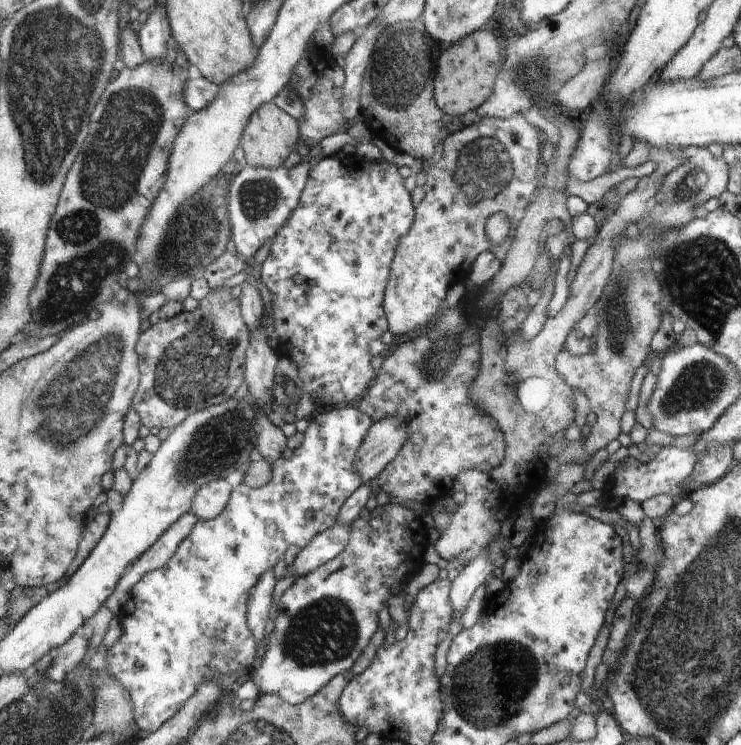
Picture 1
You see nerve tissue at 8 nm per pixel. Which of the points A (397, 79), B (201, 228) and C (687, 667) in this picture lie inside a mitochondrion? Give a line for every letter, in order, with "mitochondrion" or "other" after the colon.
A: mitochondrion
B: mitochondrion
C: mitochondrion

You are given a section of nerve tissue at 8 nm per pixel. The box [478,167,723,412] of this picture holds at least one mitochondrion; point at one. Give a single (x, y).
(618, 322)

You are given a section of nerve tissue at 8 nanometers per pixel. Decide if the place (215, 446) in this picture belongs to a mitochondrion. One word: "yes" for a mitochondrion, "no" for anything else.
yes

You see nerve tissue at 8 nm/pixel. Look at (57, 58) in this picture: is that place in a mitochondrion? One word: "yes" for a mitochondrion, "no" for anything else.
yes

